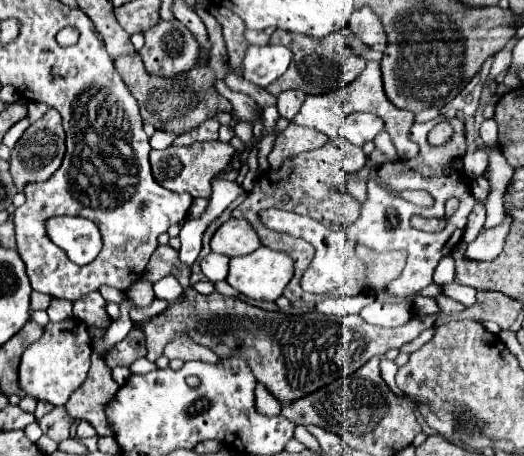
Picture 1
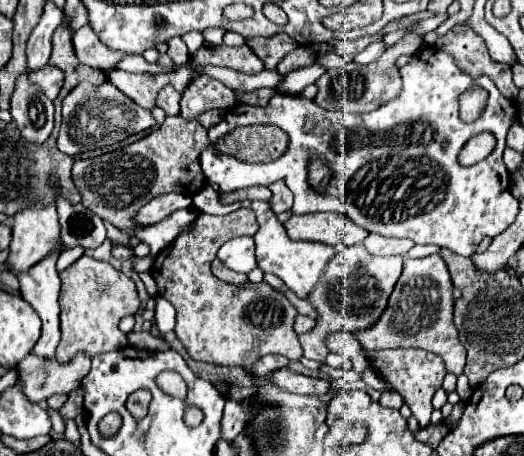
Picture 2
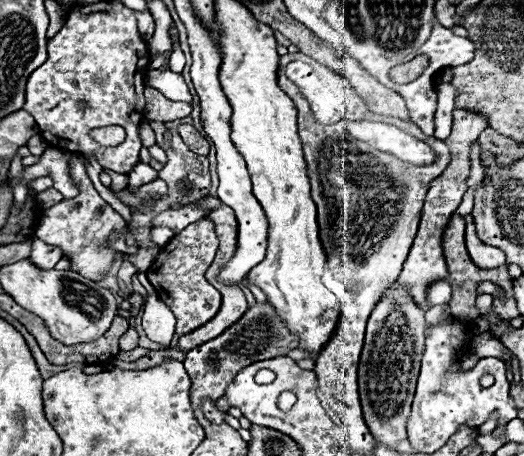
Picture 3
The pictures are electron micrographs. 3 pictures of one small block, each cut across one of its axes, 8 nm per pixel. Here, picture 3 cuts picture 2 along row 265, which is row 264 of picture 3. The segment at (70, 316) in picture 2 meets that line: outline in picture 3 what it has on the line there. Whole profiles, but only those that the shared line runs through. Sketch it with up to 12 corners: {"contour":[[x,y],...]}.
{"contour":[[84,158],[68,162],[78,196],[42,214],[36,236],[74,272],[100,280],[126,220],[98,196]]}

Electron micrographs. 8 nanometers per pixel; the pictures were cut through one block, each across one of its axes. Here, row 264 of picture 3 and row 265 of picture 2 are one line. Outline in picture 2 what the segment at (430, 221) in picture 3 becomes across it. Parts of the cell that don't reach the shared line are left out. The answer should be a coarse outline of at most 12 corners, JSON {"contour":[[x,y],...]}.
{"contour":[[438,254],[404,260],[364,350],[422,348],[460,376],[452,280]]}

